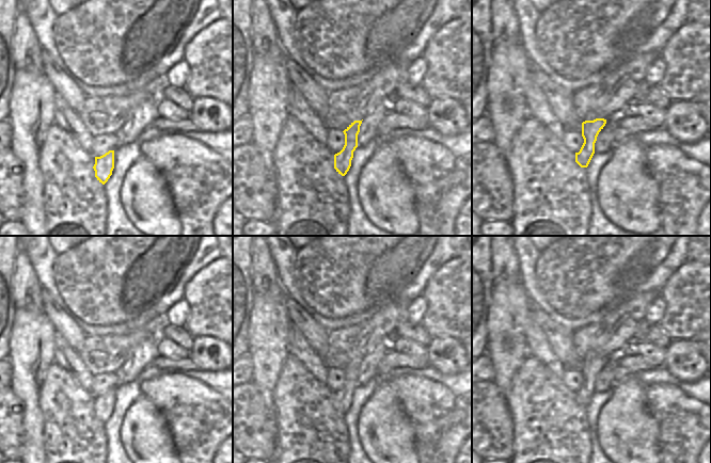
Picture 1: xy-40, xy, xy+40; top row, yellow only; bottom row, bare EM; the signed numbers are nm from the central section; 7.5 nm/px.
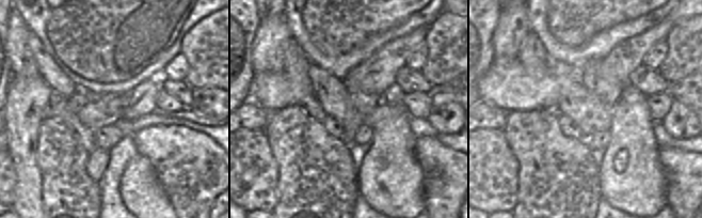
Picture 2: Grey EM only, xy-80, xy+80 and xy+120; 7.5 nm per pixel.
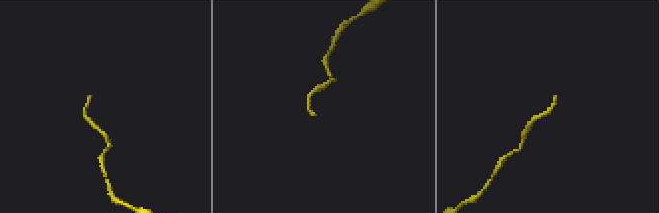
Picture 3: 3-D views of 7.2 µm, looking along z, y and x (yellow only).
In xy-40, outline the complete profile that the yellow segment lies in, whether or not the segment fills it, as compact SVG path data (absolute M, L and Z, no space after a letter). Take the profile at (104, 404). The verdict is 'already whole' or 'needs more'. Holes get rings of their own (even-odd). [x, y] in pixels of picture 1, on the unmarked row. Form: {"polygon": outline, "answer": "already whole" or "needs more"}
{"polygon": "M109 389L100 396L95 396L93 408L97 419L105 424L112 414L114 408L114 389Z", "answer": "already whole"}

